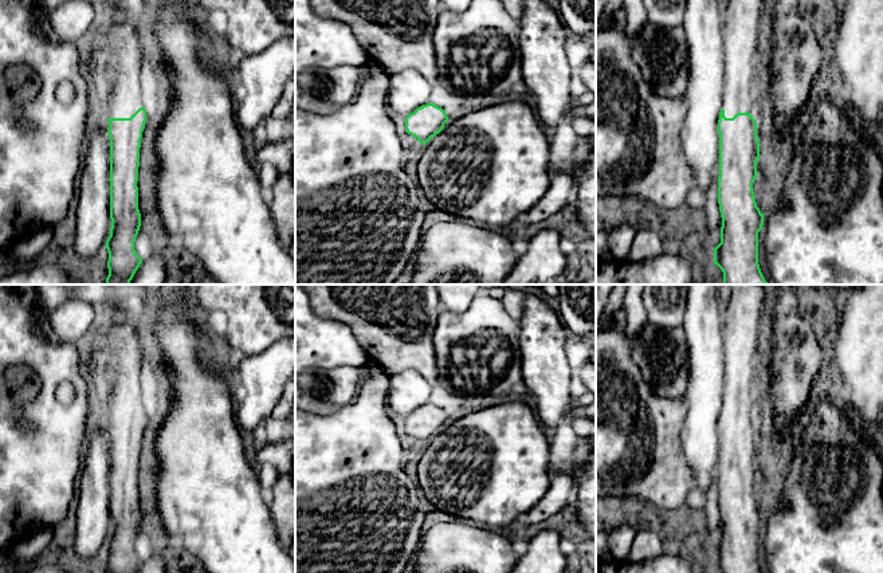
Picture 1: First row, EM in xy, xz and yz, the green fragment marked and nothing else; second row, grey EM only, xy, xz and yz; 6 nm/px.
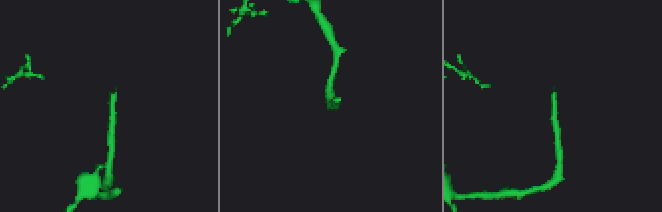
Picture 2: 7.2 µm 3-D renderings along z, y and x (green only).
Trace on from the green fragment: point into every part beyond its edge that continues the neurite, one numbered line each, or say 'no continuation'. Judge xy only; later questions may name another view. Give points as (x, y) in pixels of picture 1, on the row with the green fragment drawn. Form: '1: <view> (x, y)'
1: xy (125, 98)

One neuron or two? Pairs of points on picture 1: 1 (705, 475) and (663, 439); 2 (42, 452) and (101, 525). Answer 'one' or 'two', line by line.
1: two
2: two

